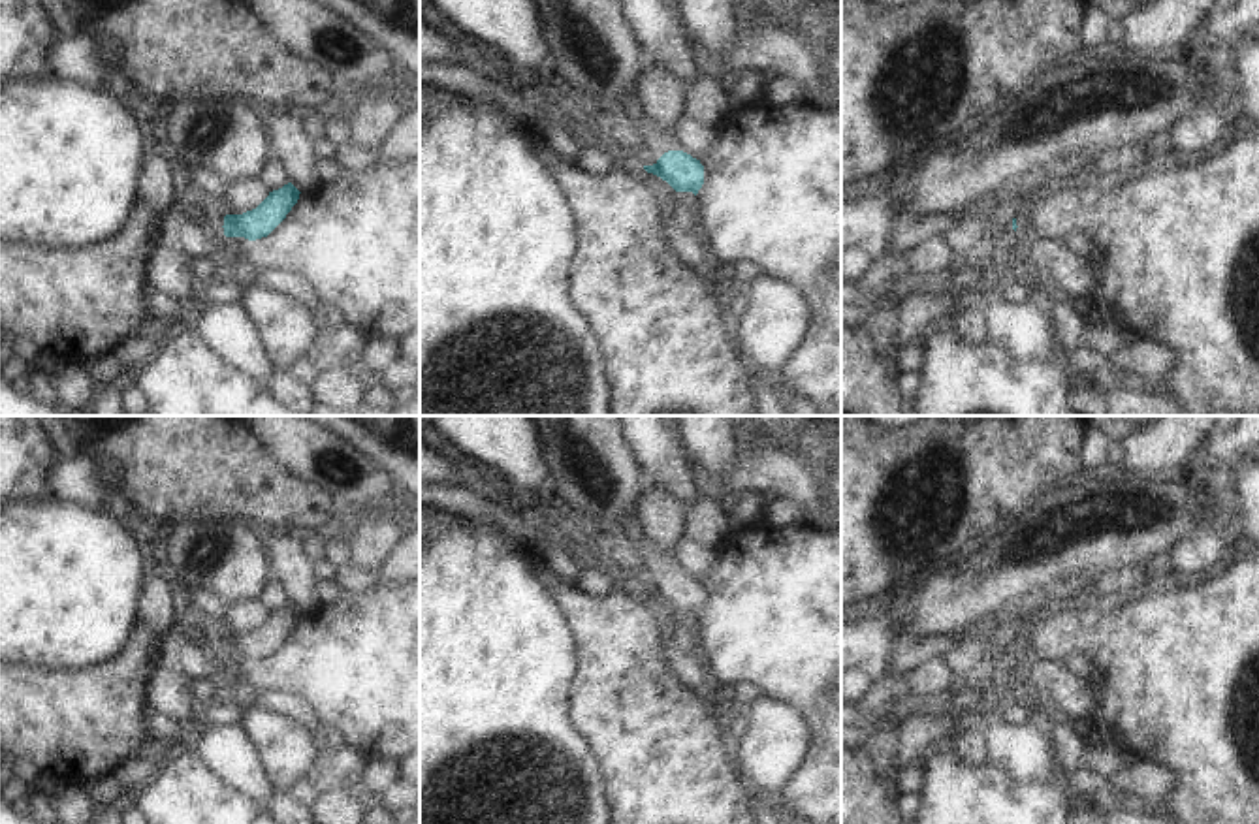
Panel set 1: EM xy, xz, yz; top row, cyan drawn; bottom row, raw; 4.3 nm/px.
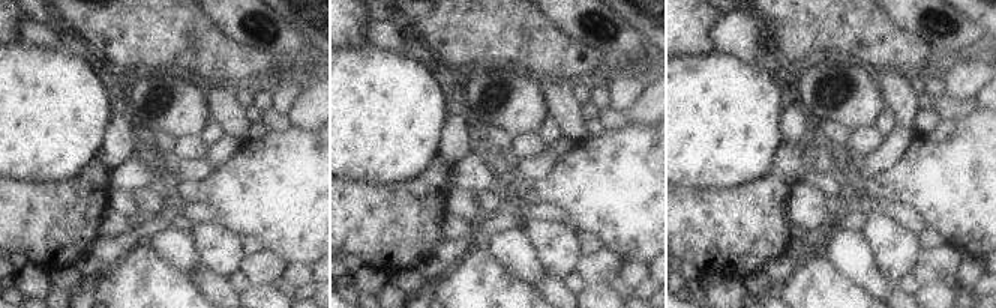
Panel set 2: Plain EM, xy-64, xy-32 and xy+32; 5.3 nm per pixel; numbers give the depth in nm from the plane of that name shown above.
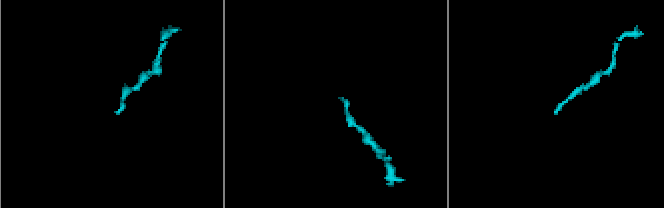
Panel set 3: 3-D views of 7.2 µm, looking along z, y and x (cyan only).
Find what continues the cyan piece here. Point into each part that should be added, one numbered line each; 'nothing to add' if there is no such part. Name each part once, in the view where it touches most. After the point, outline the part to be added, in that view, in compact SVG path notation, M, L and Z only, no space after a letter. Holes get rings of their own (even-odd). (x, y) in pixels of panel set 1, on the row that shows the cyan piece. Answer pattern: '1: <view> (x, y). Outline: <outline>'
1: xz (657, 142). Outline: M647 115L642 117L638 134L645 145L645 156L642 166L653 166L668 151L683 151L676 137L670 137L659 130Z

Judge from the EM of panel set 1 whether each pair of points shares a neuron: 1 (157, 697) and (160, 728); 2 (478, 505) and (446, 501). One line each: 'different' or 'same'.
1: different
2: same

